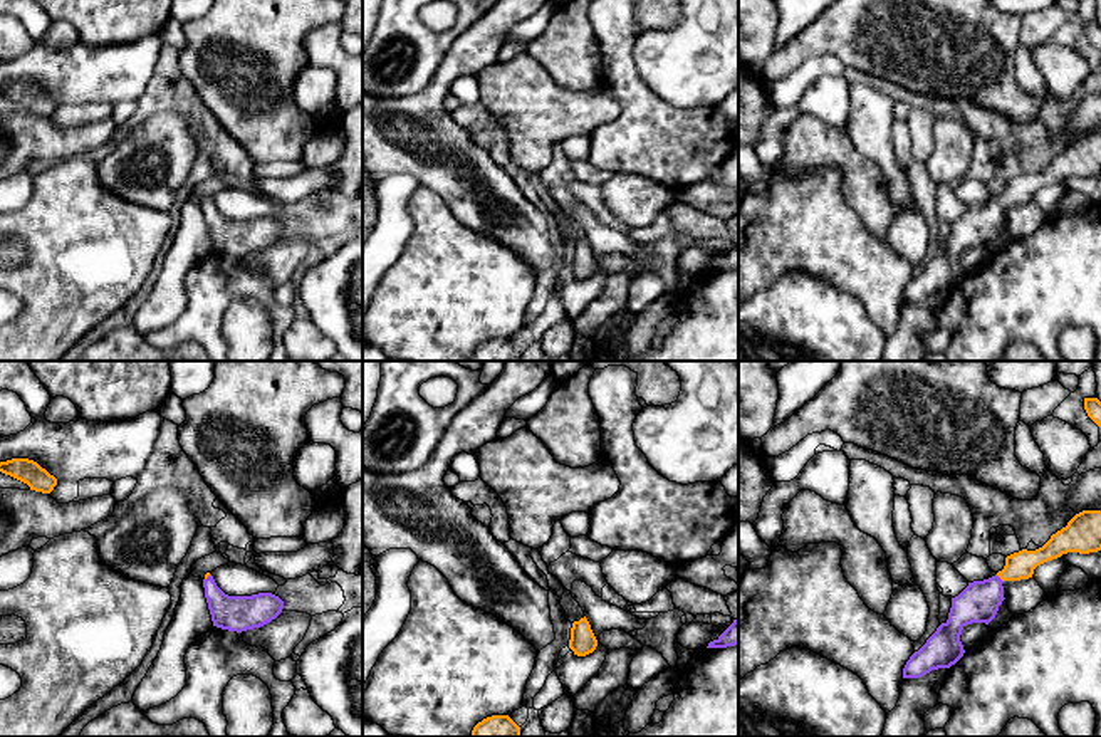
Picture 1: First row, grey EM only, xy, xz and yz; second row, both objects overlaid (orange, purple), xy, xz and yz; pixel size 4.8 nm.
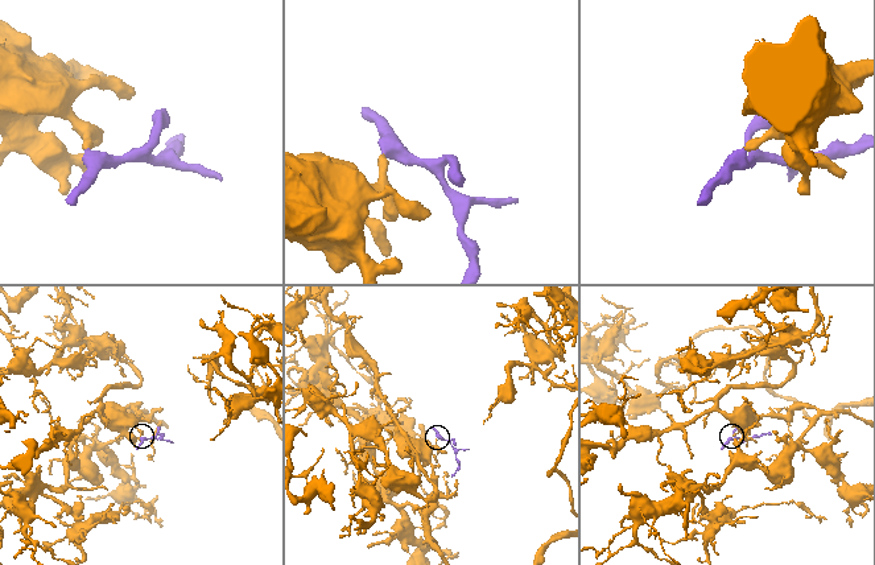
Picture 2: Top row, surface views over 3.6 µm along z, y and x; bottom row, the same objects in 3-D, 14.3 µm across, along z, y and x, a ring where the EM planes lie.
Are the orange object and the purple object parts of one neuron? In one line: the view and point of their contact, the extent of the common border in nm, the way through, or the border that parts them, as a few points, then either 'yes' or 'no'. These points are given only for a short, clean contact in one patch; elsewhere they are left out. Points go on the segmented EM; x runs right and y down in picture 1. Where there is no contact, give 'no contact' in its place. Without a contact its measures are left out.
yz (999, 576) | 50 nm | across yz (1021, 564), (999, 576), (979, 601) | yes

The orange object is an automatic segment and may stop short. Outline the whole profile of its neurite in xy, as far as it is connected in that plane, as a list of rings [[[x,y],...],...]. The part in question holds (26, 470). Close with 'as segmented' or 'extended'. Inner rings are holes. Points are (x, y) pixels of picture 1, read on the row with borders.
[[[12,458],[0,462],[0,472],[10,475],[30,487],[30,490],[50,494],[57,485],[57,478],[29,458]]]; as segmented

